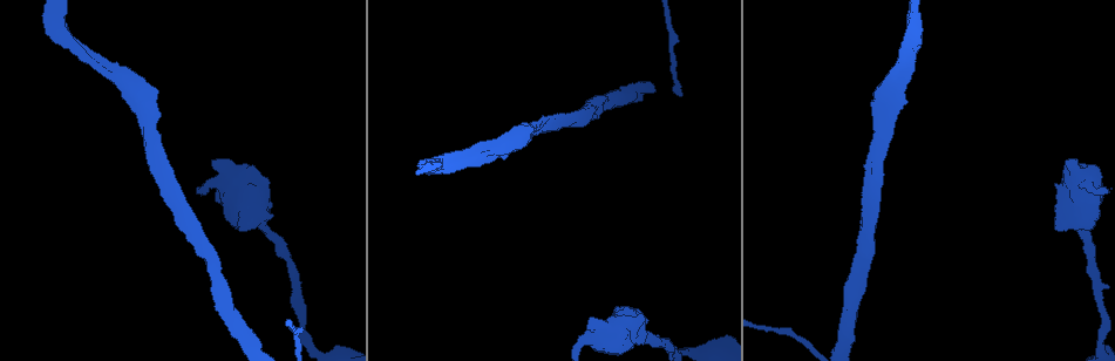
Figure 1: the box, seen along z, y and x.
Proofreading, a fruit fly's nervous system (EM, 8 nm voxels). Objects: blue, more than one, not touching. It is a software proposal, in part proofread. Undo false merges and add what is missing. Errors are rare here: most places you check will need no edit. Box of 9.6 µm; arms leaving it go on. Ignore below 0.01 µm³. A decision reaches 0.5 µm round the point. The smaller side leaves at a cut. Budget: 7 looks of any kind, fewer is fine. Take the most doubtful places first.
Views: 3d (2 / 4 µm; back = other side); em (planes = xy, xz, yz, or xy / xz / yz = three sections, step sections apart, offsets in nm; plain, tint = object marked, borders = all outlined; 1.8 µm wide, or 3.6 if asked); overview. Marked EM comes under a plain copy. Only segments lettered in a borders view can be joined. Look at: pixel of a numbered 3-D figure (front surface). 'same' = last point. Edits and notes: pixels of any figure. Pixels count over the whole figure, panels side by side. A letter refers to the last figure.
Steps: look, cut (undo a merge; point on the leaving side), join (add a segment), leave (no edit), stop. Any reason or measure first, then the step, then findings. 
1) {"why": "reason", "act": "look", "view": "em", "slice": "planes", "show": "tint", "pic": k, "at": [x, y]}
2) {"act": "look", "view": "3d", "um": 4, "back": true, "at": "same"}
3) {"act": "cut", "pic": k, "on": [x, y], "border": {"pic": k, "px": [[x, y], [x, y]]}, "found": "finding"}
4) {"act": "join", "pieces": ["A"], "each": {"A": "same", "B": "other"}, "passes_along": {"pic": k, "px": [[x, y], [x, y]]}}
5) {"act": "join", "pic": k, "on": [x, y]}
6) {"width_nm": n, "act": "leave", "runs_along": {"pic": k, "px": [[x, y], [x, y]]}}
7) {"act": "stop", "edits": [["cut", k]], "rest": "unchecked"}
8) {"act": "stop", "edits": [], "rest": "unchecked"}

{"why": "an open end", "act": "look", "view": "em", "slice": "planes", "show": "borders", "pic": 1, "at": [906, 101]}

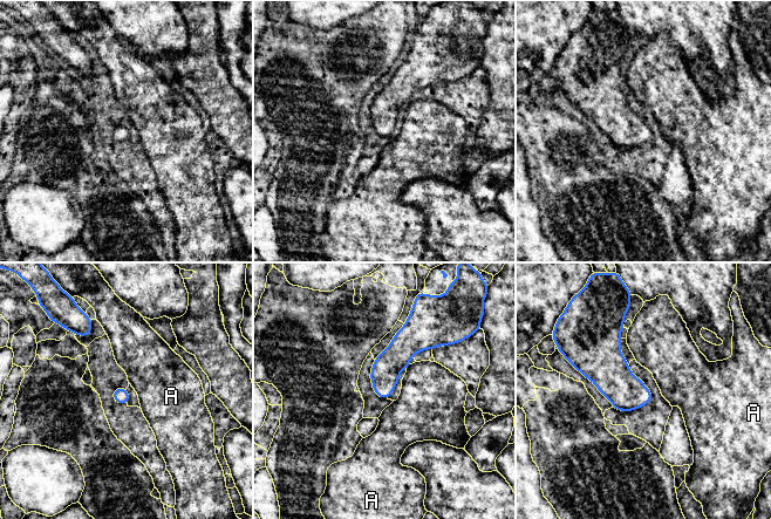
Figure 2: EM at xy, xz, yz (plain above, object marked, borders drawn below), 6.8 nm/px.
{"act": "leave", "each": {"A": "other"}, "border": {"pic": 2, "px": [[409, 363], [407, 368]]}, "found": "no lettered segment goes on from it"}

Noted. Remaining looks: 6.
{"why": "thick end", "act": "look", "view": "3d", "um": 4, "pic": 1, "at": [1060, 228]}

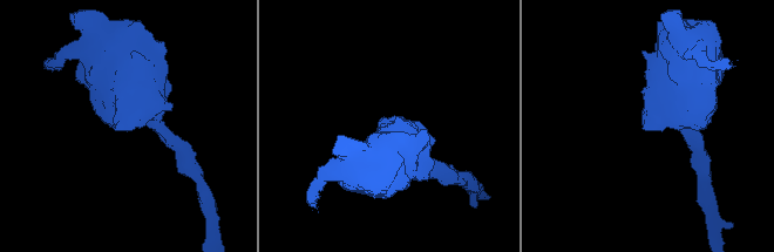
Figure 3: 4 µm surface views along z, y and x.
{"why": "now the EM", "act": "look", "view": "em", "slice": "xz", "step": 8, "show": "borders", "pic": 3, "at": [116, 127]}

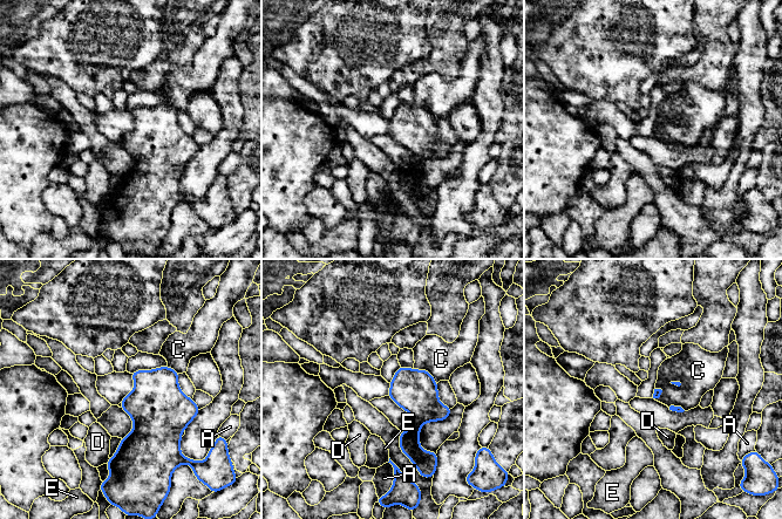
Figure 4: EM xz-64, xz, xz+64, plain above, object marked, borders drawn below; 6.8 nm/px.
{"act": "leave", "each": {"A": "other", "C": "other", "D": "other", "E": "other"}, "border": {"pic": 4, "px": [[400, 366], [389, 383]]}, "found": "none of them fits"}

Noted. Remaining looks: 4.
{"why": "sudden change in width", "act": "look", "view": "3d", "um": 4, "pic": 1, "at": [918, 20]}

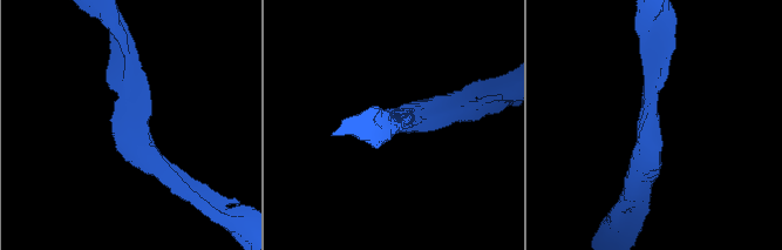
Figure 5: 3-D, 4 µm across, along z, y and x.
{"why": "shape alone is not enough", "act": "look", "view": "em", "slice": "xy", "step": 4, "show": "borders", "pic": 5, "at": [652, 125]}

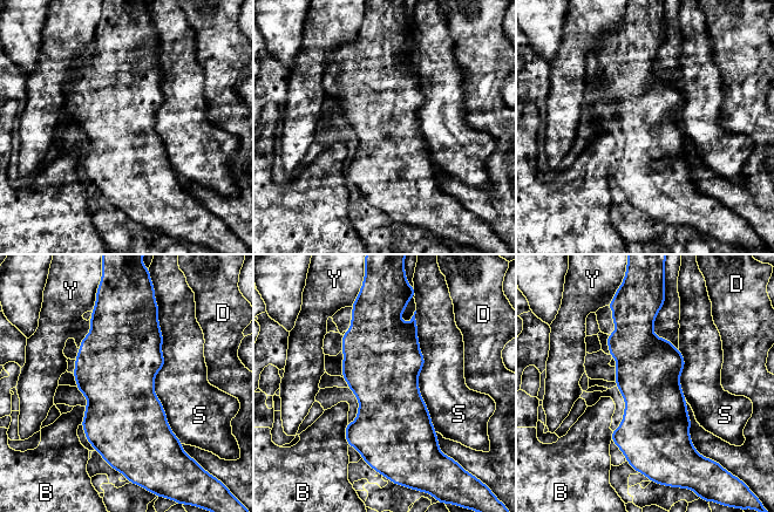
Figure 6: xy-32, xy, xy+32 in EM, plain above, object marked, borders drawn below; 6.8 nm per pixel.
{"why": "cut it another way", "act": "look", "view": "em", "slice": "planes", "show": "borders", "at": "same"}

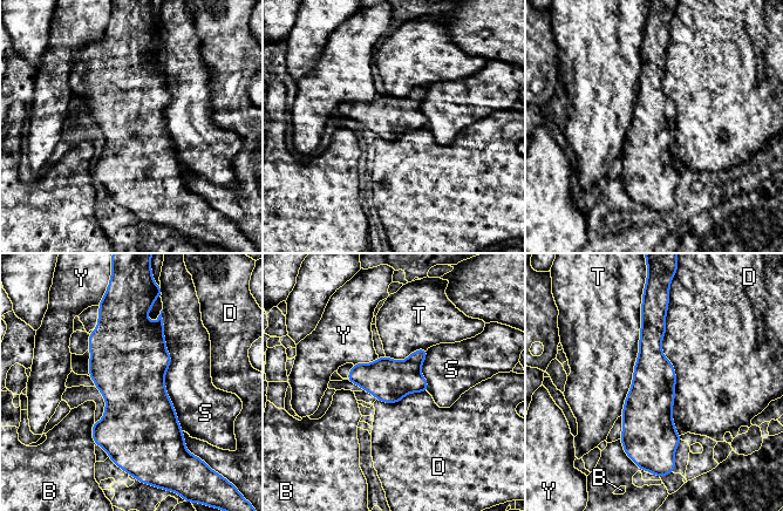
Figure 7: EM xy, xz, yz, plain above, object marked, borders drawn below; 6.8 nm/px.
{"act": "leave", "each": {"B": "other", "D": "other", "S": "other", "T": "other", "Y": "other"}, "border": {"pic": 7, "px": [[667, 304], [680, 435]]}, "found": "continuous, no second cell"}

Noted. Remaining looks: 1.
{"act": "stop", "edits": [], "rest": "unchecked"}

